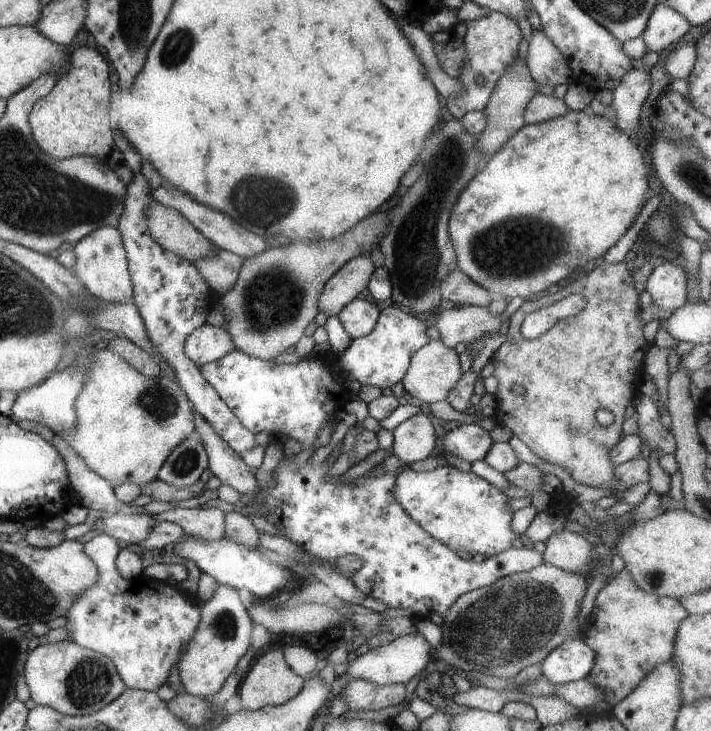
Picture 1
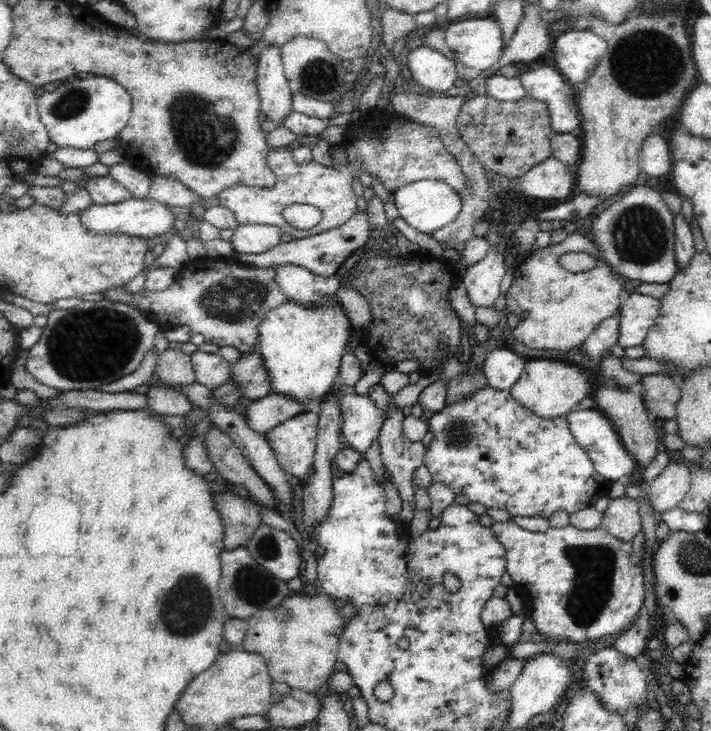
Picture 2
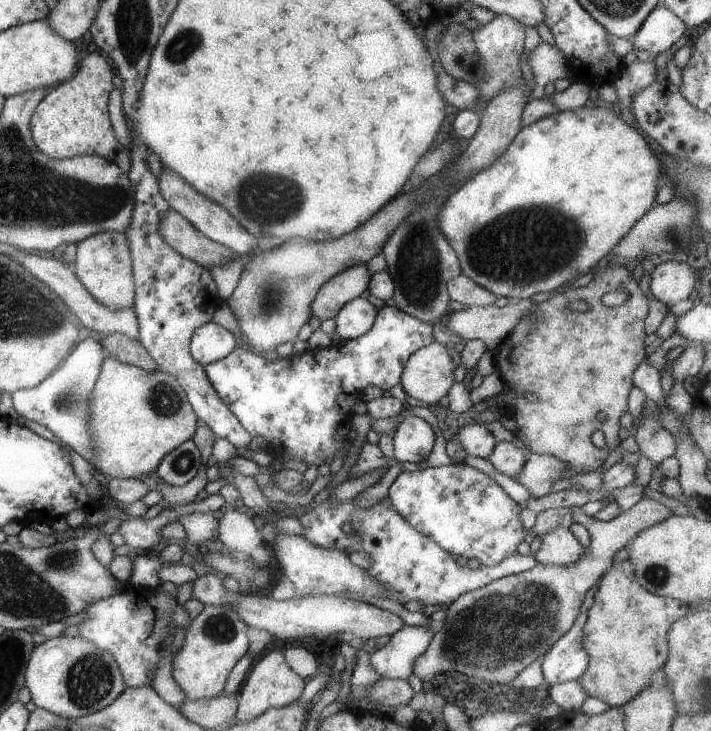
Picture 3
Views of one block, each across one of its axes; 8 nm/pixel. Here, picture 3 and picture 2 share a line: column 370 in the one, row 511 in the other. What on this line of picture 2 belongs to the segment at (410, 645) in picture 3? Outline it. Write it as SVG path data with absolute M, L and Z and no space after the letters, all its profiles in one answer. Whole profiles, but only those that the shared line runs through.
M672 462L666 470L646 487L649 504L661 517L664 512L678 508L686 498L691 485L691 474L686 466Z

